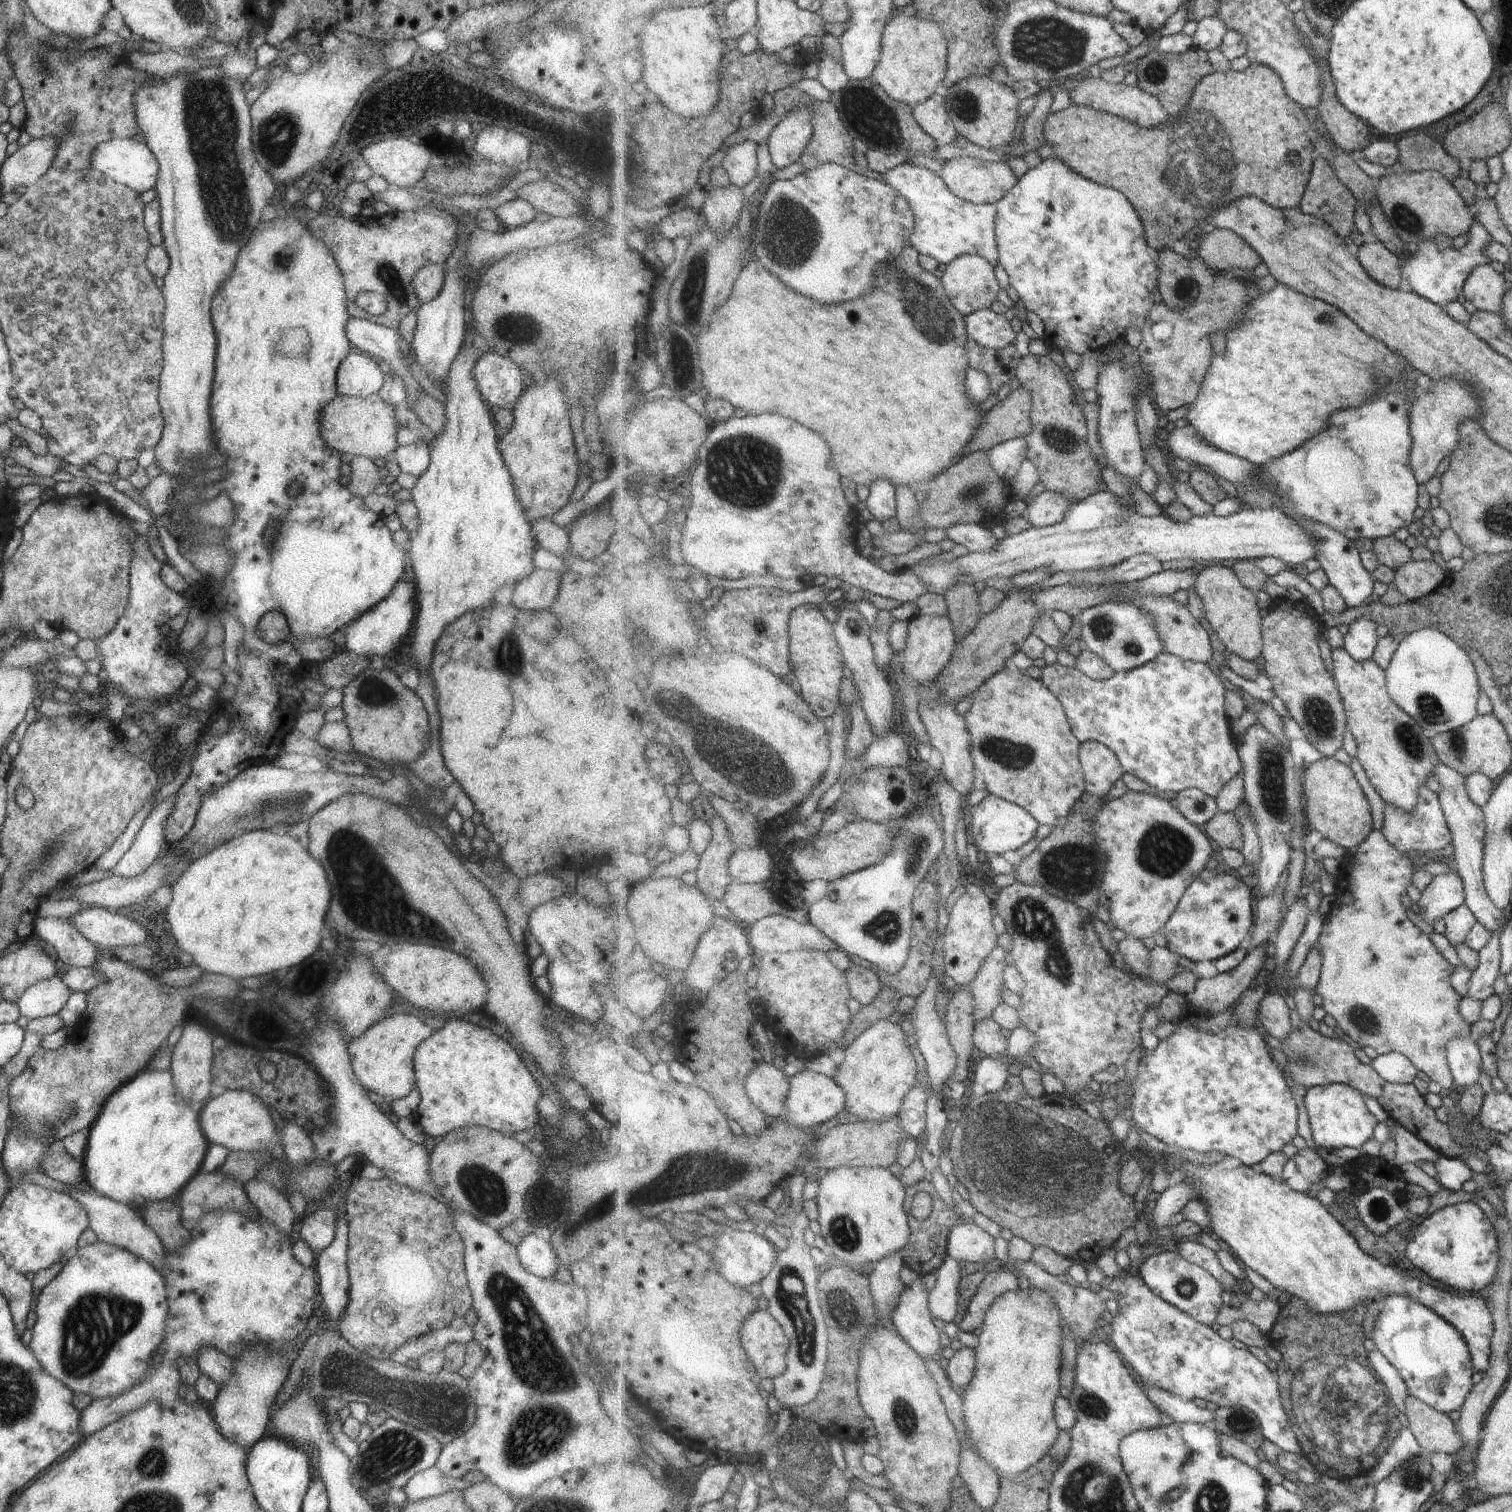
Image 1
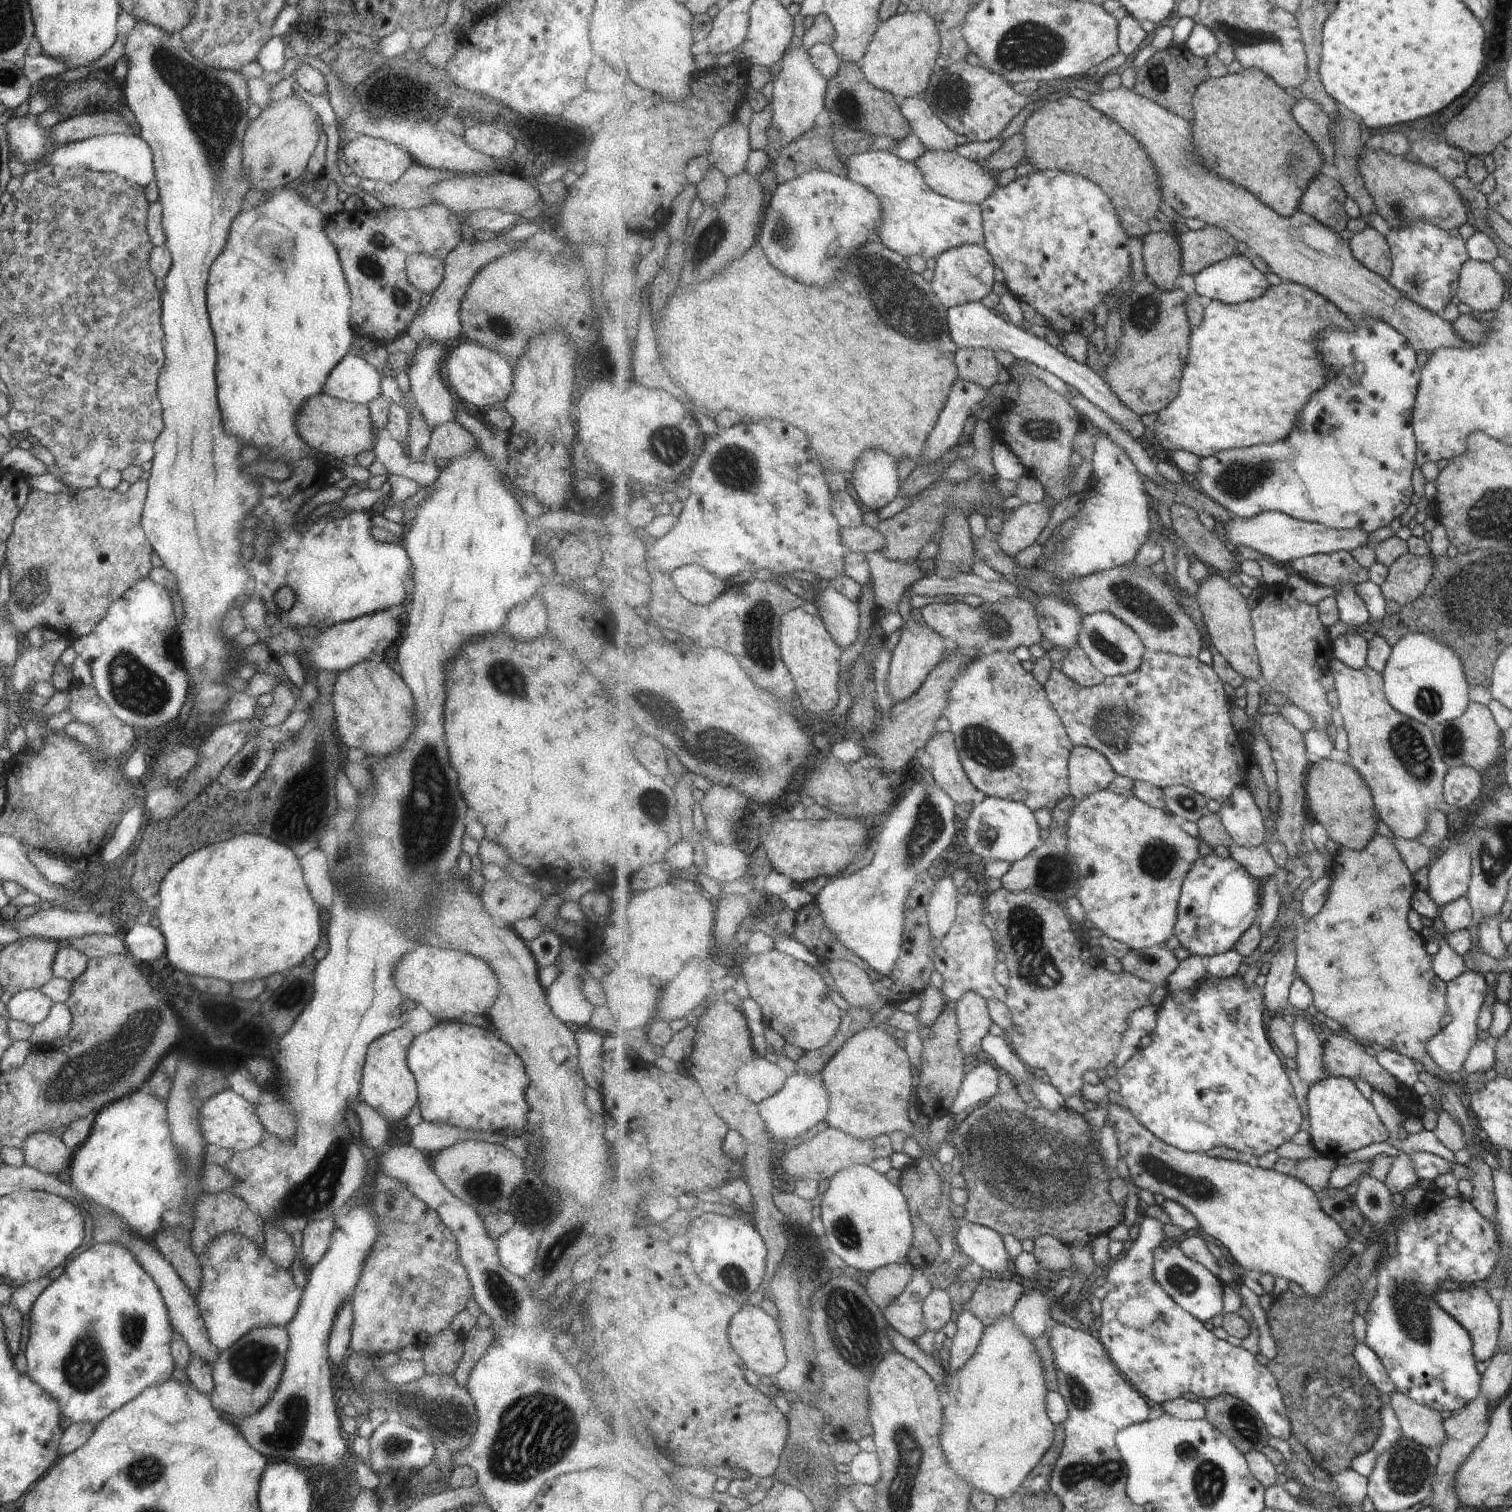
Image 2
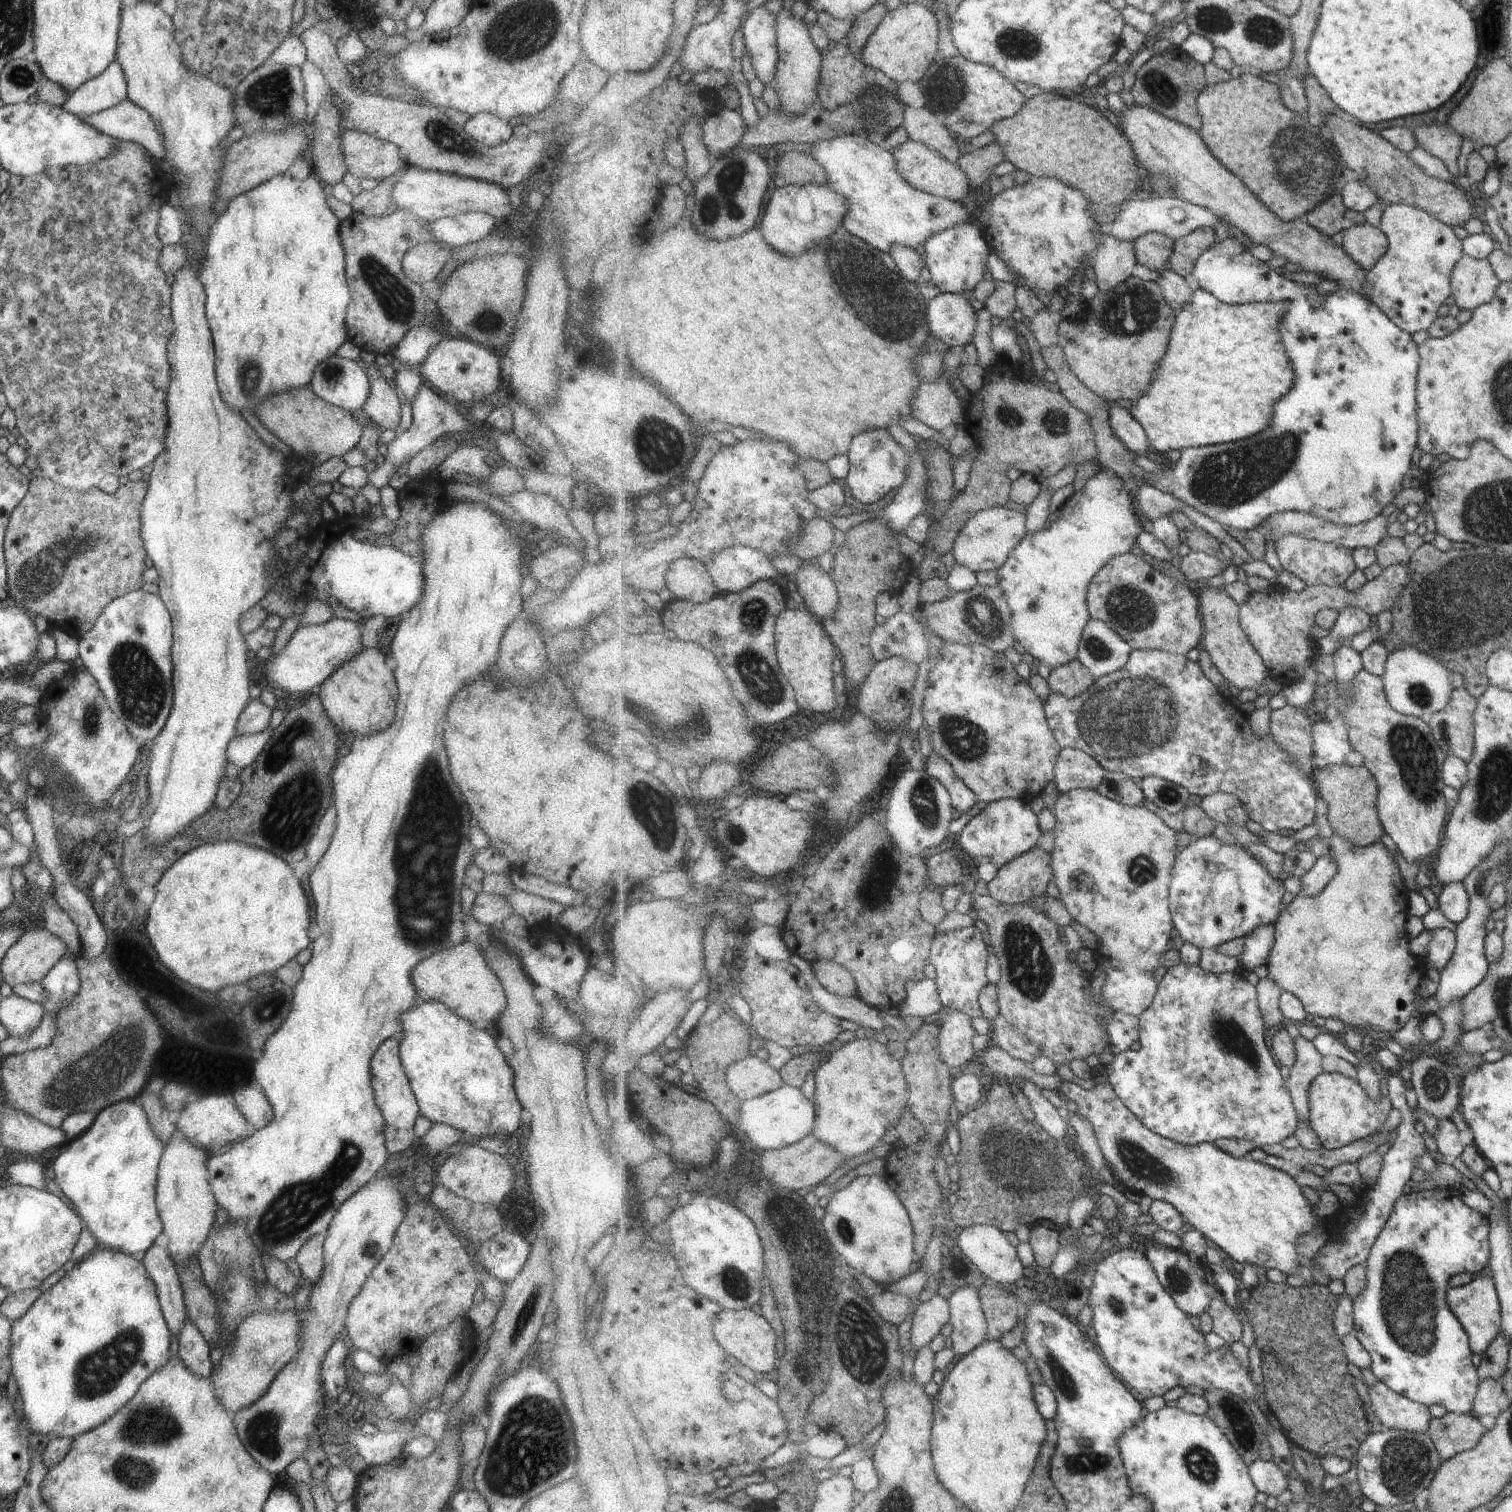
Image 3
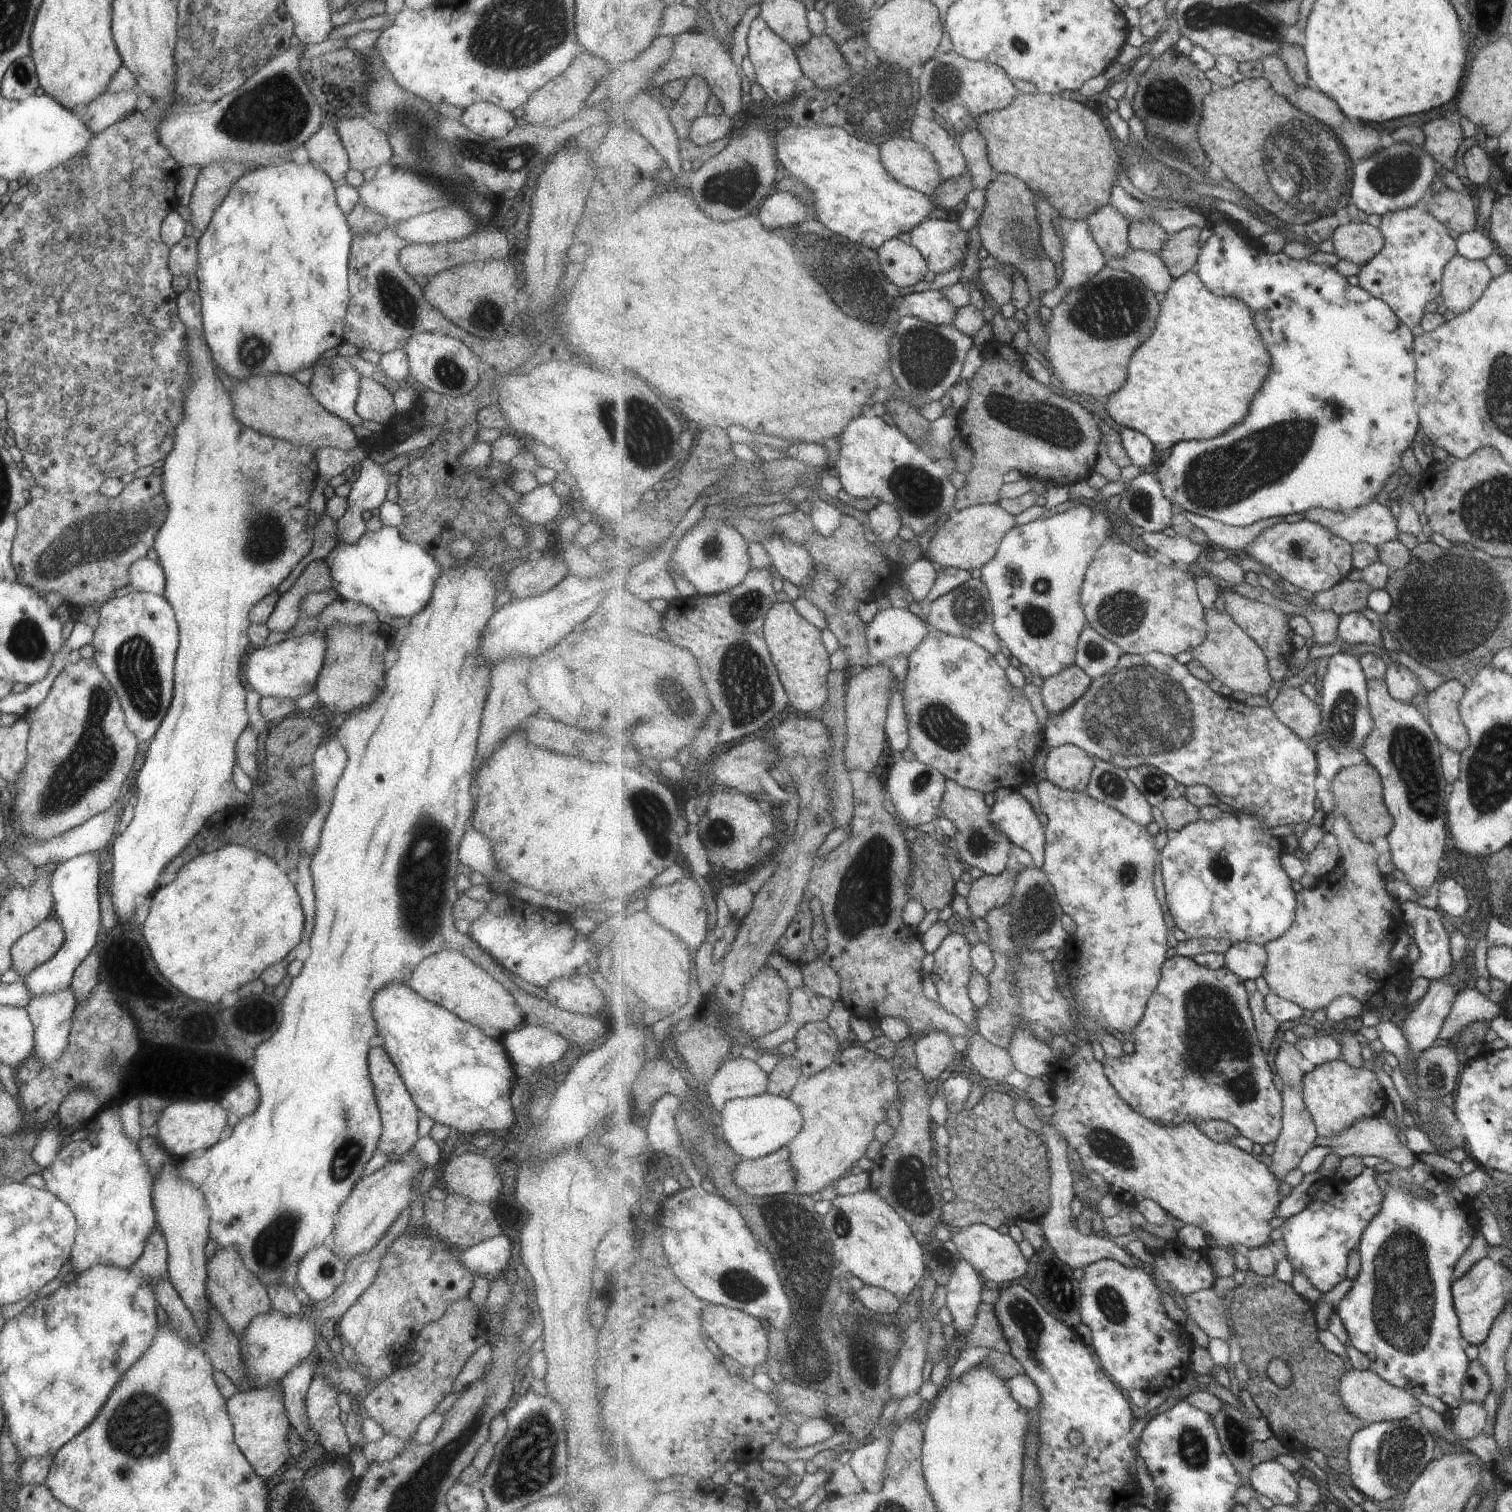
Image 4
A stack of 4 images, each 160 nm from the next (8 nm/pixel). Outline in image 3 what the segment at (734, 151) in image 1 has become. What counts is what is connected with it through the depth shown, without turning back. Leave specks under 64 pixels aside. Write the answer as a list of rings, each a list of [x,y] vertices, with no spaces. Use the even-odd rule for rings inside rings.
[[[729,109],[719,110],[702,124],[704,144],[711,156],[718,158],[733,151],[746,134],[745,120]]]

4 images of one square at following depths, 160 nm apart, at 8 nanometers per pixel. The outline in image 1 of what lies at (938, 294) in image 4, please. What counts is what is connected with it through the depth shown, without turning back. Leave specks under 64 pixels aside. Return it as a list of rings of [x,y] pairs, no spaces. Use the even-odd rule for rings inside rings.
[[[981,309],[967,315],[966,329],[971,339],[991,350],[1004,349],[1017,338],[1011,322],[991,309]]]

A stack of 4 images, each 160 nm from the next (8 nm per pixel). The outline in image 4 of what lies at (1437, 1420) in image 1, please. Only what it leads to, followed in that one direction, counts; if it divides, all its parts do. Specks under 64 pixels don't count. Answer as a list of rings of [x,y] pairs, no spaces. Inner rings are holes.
[[[1353,1369],[1346,1372],[1340,1384],[1340,1391],[1346,1407],[1370,1425],[1405,1420],[1412,1414],[1418,1414],[1418,1408],[1421,1406],[1419,1401],[1409,1394],[1409,1391],[1393,1386],[1369,1369],[1366,1371]]]

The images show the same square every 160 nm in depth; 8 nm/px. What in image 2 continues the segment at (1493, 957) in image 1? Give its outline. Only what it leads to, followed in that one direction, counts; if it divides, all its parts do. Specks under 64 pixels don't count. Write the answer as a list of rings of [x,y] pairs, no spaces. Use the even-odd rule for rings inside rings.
[[[1463,971],[1447,983],[1446,1005],[1452,1020],[1426,1042],[1426,1051],[1443,1072],[1458,1077],[1462,1075],[1462,1066],[1467,1053],[1476,1041],[1476,1019],[1487,992],[1486,982],[1475,971]]]

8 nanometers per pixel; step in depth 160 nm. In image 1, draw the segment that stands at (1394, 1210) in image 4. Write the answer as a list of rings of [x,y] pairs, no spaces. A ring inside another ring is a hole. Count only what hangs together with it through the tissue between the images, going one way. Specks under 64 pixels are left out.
[[[1475,1203],[1443,1207],[1415,1226],[1408,1238],[1406,1259],[1414,1268],[1443,1285],[1470,1292],[1486,1288],[1498,1265],[1498,1242],[1495,1230]],[[1388,1297],[1380,1307],[1381,1313],[1373,1330],[1373,1342],[1395,1368],[1401,1373],[1407,1385],[1408,1396],[1415,1397],[1436,1411],[1449,1414],[1452,1410],[1461,1410],[1461,1404],[1465,1404],[1466,1397],[1471,1390],[1472,1366],[1469,1364],[1470,1353],[1465,1348],[1462,1335],[1452,1327],[1450,1323],[1439,1318],[1429,1308],[1416,1303],[1409,1297]]]

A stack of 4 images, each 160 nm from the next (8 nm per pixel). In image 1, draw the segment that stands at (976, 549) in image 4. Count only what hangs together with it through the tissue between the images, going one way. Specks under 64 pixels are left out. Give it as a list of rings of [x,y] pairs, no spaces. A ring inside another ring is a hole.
[[[1045,490],[1027,508],[1024,518],[1033,528],[1048,527],[1061,522],[1072,504],[1064,494]]]

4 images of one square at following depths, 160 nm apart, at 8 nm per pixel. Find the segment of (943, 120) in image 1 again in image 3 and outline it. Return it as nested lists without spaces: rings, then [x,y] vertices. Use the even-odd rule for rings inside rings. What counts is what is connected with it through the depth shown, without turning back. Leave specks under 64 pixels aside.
[[[907,107],[904,112],[904,129],[914,142],[923,142],[931,150],[939,152],[949,162],[957,163],[963,156],[957,140],[926,107]]]

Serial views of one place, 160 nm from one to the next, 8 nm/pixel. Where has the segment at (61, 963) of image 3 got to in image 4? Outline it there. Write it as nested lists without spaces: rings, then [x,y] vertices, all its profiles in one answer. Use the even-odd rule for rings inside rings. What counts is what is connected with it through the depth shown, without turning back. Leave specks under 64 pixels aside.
[[[69,986],[49,994],[31,997],[24,1006],[34,1030],[32,1038],[33,1055],[37,1055],[44,1065],[56,1061],[56,1058],[63,1052],[65,1045],[68,1043],[71,1015],[75,1005],[76,998]]]

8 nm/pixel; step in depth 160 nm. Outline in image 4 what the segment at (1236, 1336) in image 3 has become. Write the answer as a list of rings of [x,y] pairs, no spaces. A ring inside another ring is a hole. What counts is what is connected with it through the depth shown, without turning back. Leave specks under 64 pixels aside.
[[[1204,1289],[1185,1297],[1181,1295],[1186,1305],[1186,1315],[1191,1316],[1192,1320],[1203,1330],[1210,1339],[1222,1339],[1229,1341],[1232,1334],[1231,1316],[1229,1311],[1223,1308],[1223,1300],[1213,1289]]]

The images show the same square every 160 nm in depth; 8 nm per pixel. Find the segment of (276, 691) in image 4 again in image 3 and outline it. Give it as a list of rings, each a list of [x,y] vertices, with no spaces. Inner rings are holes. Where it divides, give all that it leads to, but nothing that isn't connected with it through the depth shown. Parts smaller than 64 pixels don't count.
[[[336,617],[319,625],[301,626],[293,635],[285,648],[279,654],[272,654],[263,660],[262,677],[277,690],[288,694],[311,693],[325,681],[339,664],[343,664],[361,651],[361,632],[357,622],[337,619]]]

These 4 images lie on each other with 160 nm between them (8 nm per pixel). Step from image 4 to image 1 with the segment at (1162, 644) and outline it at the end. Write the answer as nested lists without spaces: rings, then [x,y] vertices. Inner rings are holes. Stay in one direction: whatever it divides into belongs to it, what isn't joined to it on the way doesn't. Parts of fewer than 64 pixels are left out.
[[[965,523],[951,525],[945,529],[948,538],[957,546],[963,545],[968,552],[985,552],[997,544],[998,539],[980,523]],[[1170,594],[1161,597],[1136,595],[1131,599],[1127,599],[1126,595],[1123,595],[1122,602],[1126,603],[1127,601],[1139,605],[1155,617],[1156,627],[1159,631],[1159,636],[1163,639],[1167,653],[1180,656],[1186,661],[1211,663],[1213,648],[1211,648],[1211,640],[1209,640],[1209,628],[1193,618],[1191,612],[1185,606],[1178,604],[1179,602],[1173,599]]]

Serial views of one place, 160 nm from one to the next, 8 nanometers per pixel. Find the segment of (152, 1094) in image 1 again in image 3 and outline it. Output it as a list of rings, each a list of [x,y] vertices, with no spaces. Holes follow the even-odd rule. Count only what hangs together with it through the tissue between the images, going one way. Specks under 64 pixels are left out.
[[[131,1099],[103,1108],[95,1115],[91,1126],[63,1145],[51,1164],[53,1182],[70,1202],[71,1208],[82,1220],[82,1225],[95,1238],[95,1247],[140,1257],[162,1233],[161,1220],[155,1208],[155,1174],[163,1148],[163,1144],[153,1136],[143,1108]]]

